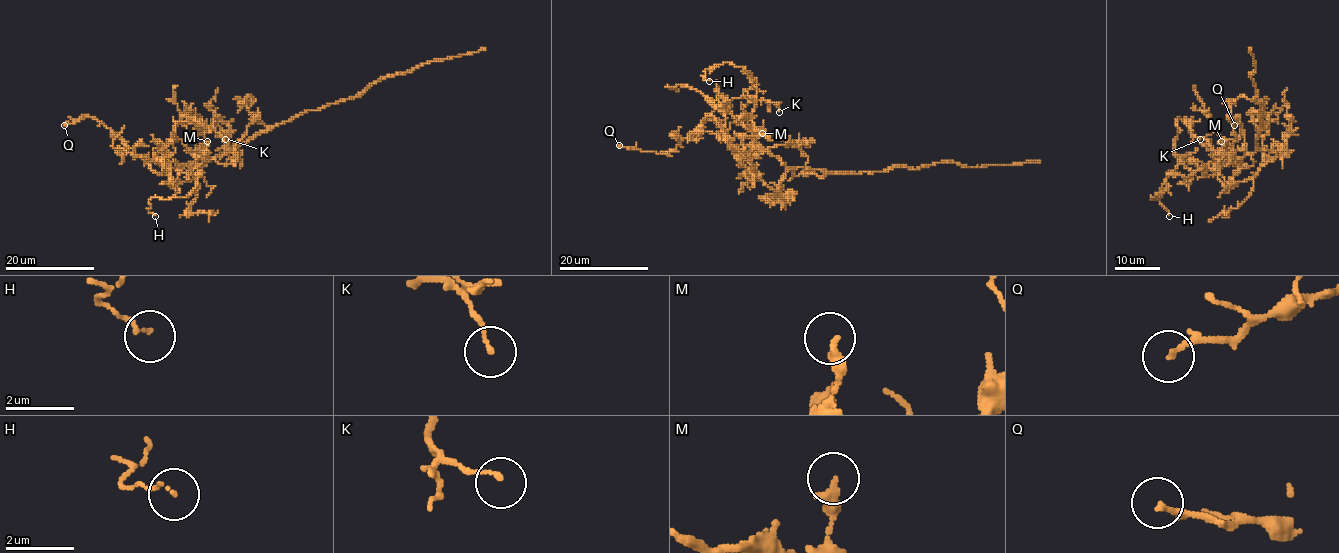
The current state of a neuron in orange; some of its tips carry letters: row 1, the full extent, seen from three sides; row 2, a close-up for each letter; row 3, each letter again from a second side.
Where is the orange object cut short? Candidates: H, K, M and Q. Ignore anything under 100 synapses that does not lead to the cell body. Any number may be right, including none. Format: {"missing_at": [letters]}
{"missing_at": []}

